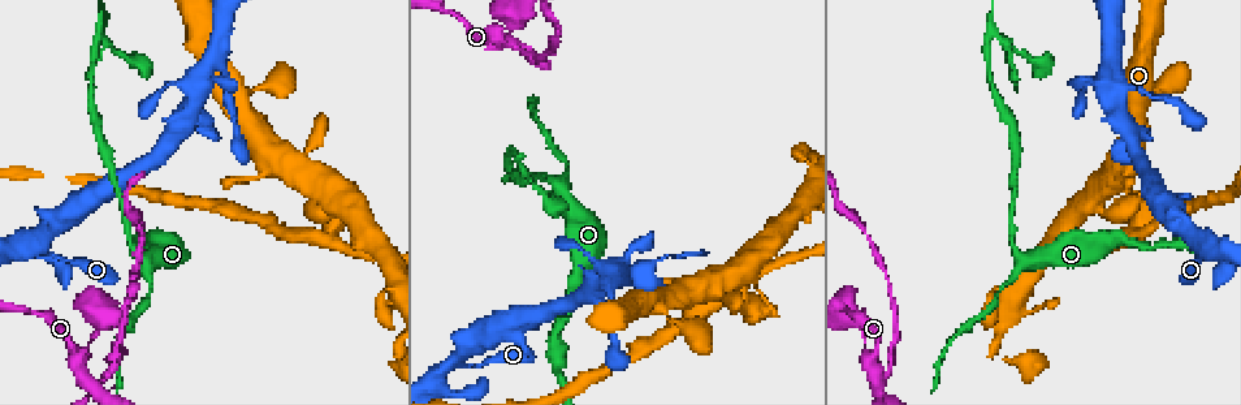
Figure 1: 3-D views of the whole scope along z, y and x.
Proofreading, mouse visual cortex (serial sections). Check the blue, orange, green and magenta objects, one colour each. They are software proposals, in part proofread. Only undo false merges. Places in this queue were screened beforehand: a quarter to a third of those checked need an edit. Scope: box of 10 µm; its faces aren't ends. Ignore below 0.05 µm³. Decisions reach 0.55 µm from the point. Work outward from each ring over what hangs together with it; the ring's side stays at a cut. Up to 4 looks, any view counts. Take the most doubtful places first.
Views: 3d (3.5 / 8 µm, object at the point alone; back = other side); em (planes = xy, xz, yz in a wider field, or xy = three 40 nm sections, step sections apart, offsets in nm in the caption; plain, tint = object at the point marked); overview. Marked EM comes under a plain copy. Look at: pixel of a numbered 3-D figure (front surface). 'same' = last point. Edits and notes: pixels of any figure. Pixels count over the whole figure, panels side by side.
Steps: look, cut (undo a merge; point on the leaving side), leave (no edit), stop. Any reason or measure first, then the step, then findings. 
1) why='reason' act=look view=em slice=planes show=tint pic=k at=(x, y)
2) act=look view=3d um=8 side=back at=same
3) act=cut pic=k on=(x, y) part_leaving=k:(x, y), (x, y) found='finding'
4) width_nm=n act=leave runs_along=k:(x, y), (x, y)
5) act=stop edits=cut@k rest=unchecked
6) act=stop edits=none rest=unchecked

why='side arm on a straight run' act=look view=3d um=3.5 pic=1 at=(98, 39)

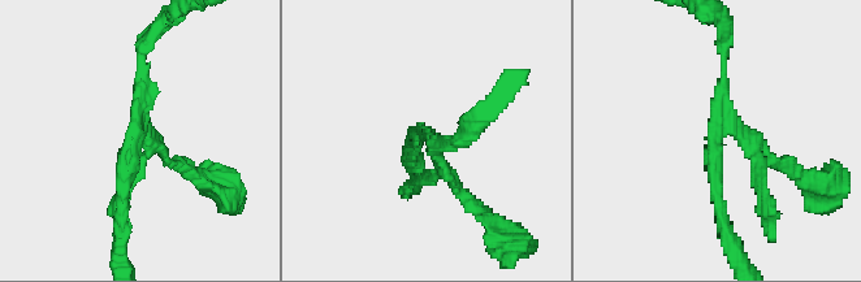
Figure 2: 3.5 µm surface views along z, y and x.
act=look view=em slice=planes show=tint pic=2 at=(424, 137)

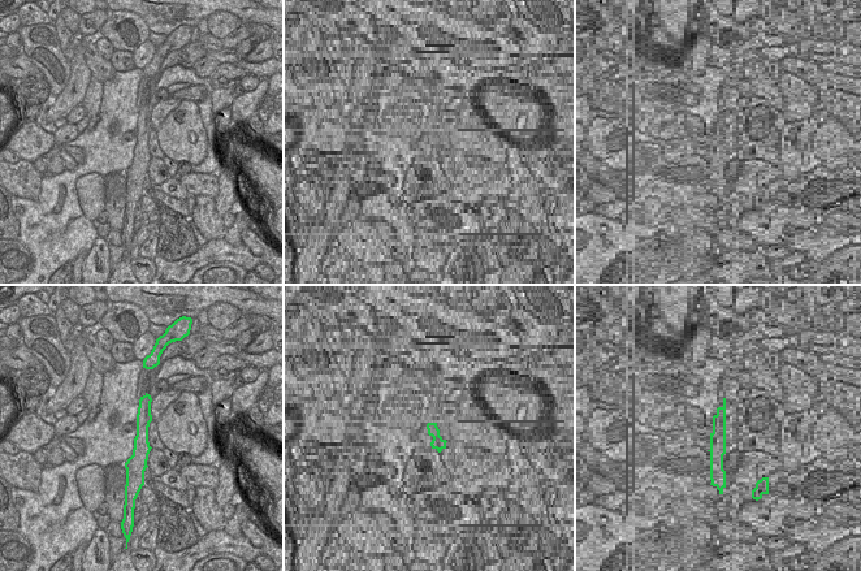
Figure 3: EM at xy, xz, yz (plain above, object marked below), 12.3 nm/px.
act=cut pic=2 on=(764, 156) part_leaving=2:(728, 130), (816, 186) found='two cells meet here'

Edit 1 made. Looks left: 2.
why='a narrow waist' act=look view=3d um=8 pic=1 at=(566, 161)

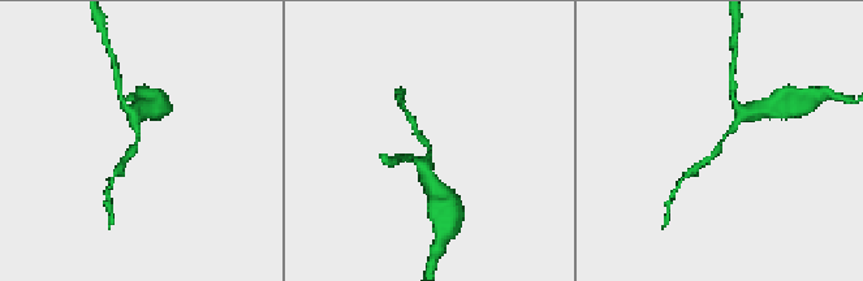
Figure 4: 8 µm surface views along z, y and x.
arm_widths_nm=200,300 why='now the EM' act=look view=em slice=xy step=3 show=tint at=same

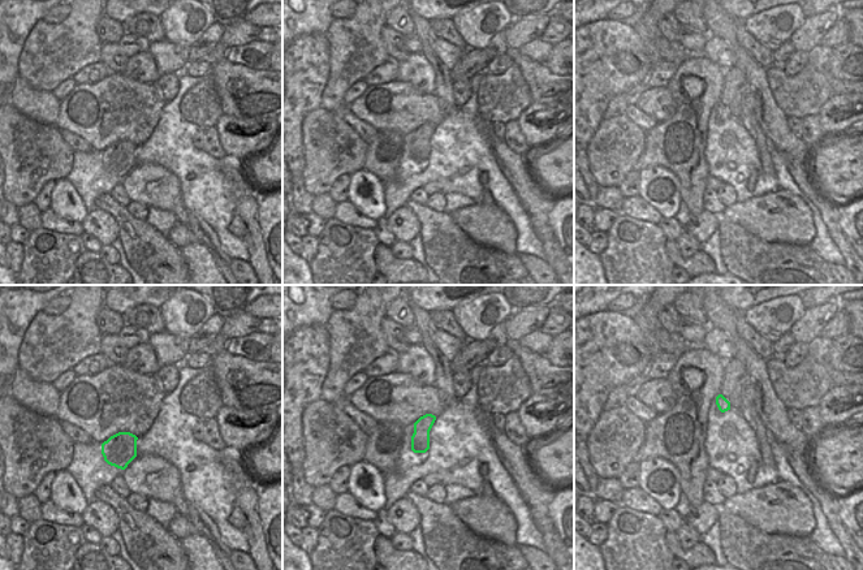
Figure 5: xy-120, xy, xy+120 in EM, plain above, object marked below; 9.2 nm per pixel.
act=leave runs_along=4:(747, 112), (699, 164) found='continuous, no second cell'

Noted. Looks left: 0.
act=stop edits=cut@2 rest=unchecked

